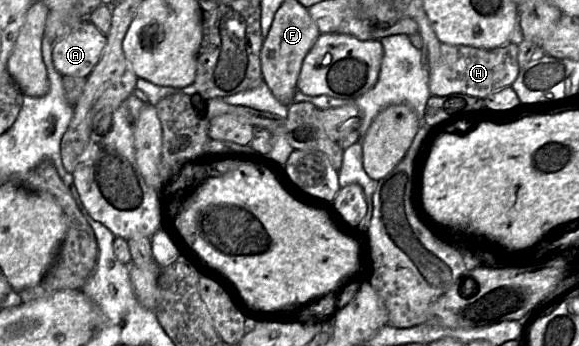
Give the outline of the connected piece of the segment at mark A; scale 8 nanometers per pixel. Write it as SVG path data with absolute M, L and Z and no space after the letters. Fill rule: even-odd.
M88 19L53 45L53 64L62 76L85 77L98 63L105 45L106 34Z

